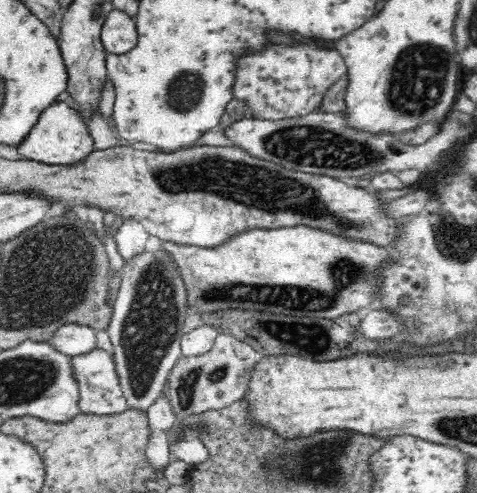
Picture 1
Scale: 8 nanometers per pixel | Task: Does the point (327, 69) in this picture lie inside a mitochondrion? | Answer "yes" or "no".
no

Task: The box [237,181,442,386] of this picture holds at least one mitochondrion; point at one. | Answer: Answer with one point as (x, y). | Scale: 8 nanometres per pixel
(314, 338)

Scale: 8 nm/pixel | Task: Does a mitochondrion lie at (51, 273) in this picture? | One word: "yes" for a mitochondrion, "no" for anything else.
yes

